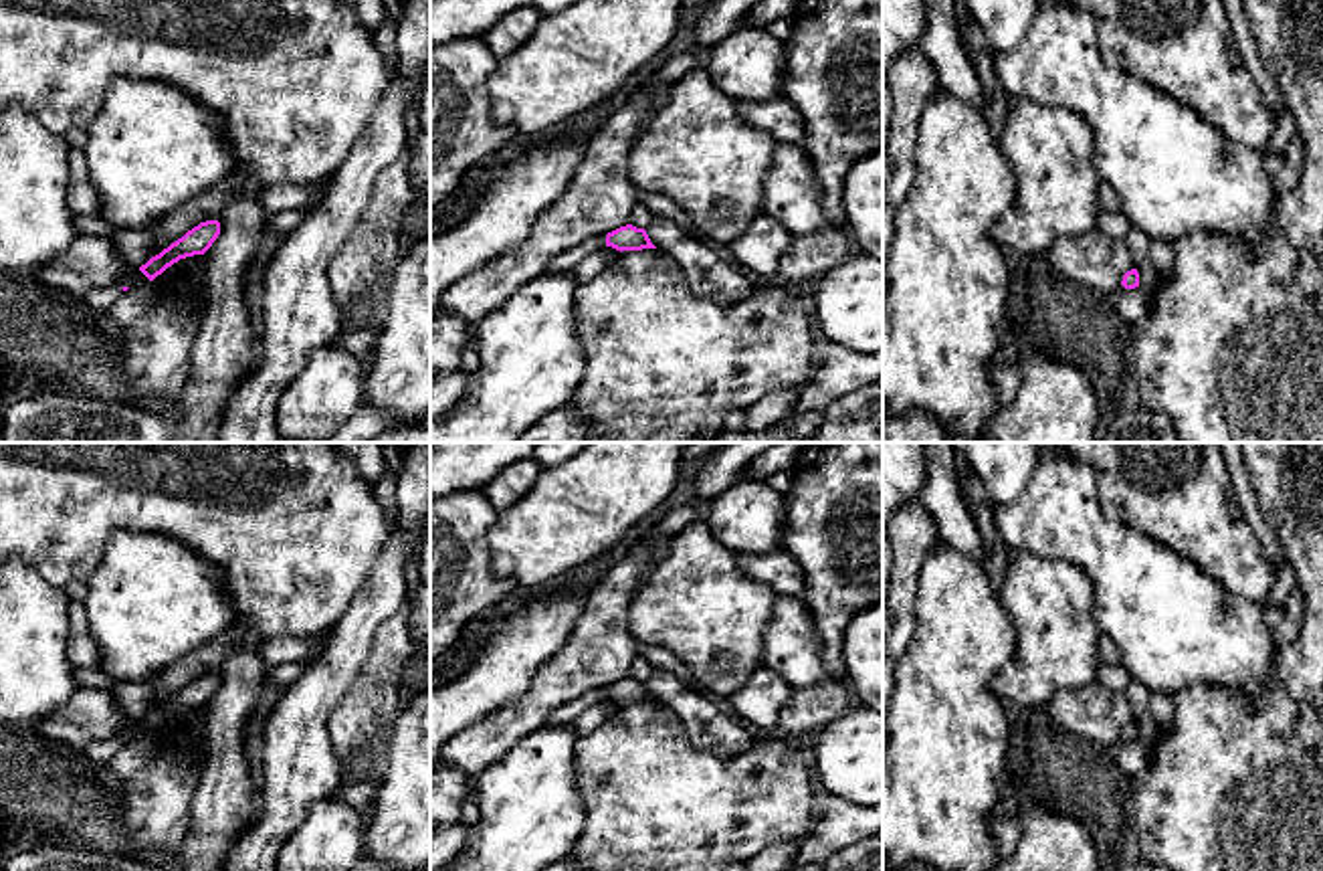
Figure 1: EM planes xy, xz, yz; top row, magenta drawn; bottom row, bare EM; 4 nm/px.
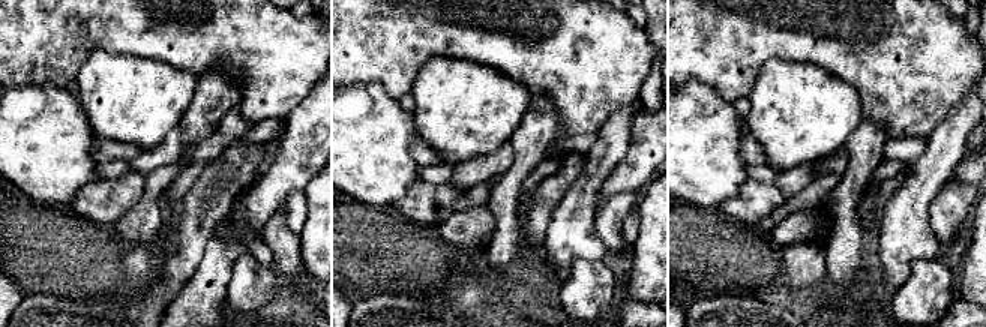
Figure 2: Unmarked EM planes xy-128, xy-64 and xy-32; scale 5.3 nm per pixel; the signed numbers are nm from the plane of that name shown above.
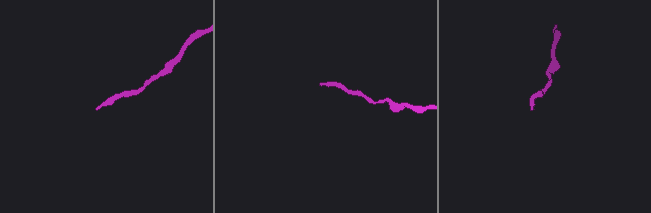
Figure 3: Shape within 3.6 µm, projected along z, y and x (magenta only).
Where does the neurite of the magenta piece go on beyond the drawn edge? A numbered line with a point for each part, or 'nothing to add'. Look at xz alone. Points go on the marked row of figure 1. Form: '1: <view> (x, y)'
nothing to add

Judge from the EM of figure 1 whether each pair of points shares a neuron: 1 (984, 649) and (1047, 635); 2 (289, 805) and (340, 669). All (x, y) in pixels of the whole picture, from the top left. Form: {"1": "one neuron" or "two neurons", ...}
{"1": "two neurons", "2": "one neuron"}

